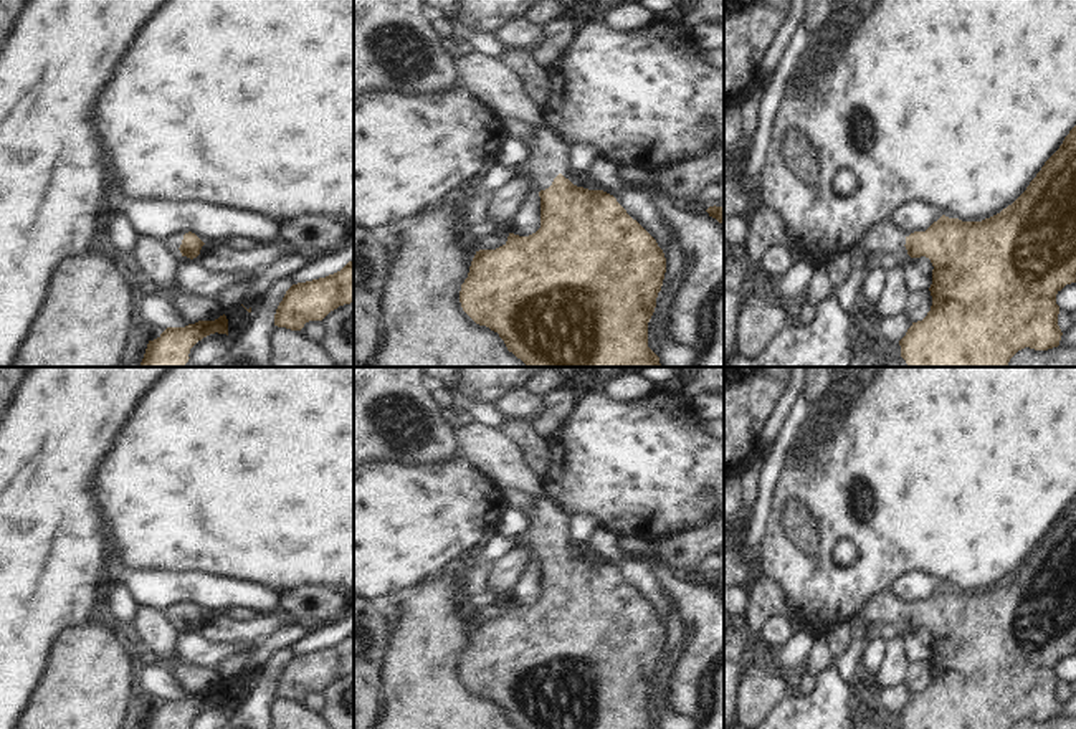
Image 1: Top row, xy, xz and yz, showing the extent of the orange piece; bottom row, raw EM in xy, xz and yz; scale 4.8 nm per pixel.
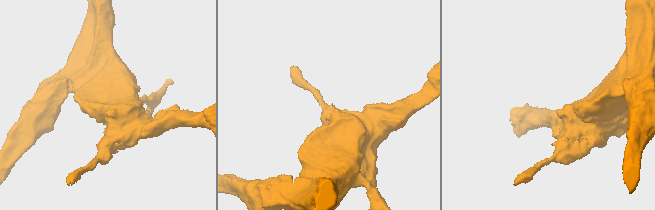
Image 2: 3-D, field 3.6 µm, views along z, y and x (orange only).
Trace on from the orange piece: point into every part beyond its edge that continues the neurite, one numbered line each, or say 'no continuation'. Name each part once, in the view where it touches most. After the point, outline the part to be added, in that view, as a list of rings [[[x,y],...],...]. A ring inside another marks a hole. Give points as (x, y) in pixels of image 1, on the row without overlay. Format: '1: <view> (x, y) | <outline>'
1: xz (549, 524) | [[[534,498],[536,507],[527,529],[527,544],[537,560],[552,555],[559,544],[569,541],[569,516],[549,498]]]

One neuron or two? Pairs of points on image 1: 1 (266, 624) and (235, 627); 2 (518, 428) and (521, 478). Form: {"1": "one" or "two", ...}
{"1": "one", "2": "two"}

